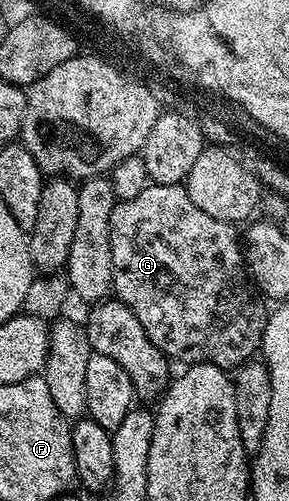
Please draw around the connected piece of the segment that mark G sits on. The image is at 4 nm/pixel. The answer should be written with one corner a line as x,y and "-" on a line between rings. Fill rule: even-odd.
152,182
141,194
136,194
136,198
118,200
115,203
110,219
113,295
130,307
132,314
136,314
140,326
144,326
144,334
148,334
150,341
171,361
183,360
183,365
186,366
211,364
217,368
237,370
255,355
253,352
257,353
262,347
268,308
265,308
267,305
264,303
263,297
256,291
248,275
244,259
244,244
240,239
240,232
234,228
237,227
229,220
217,220
212,218
212,214
204,214
204,210
200,210
200,206
196,206
196,202
192,202
192,198
188,198
182,184
155,184

